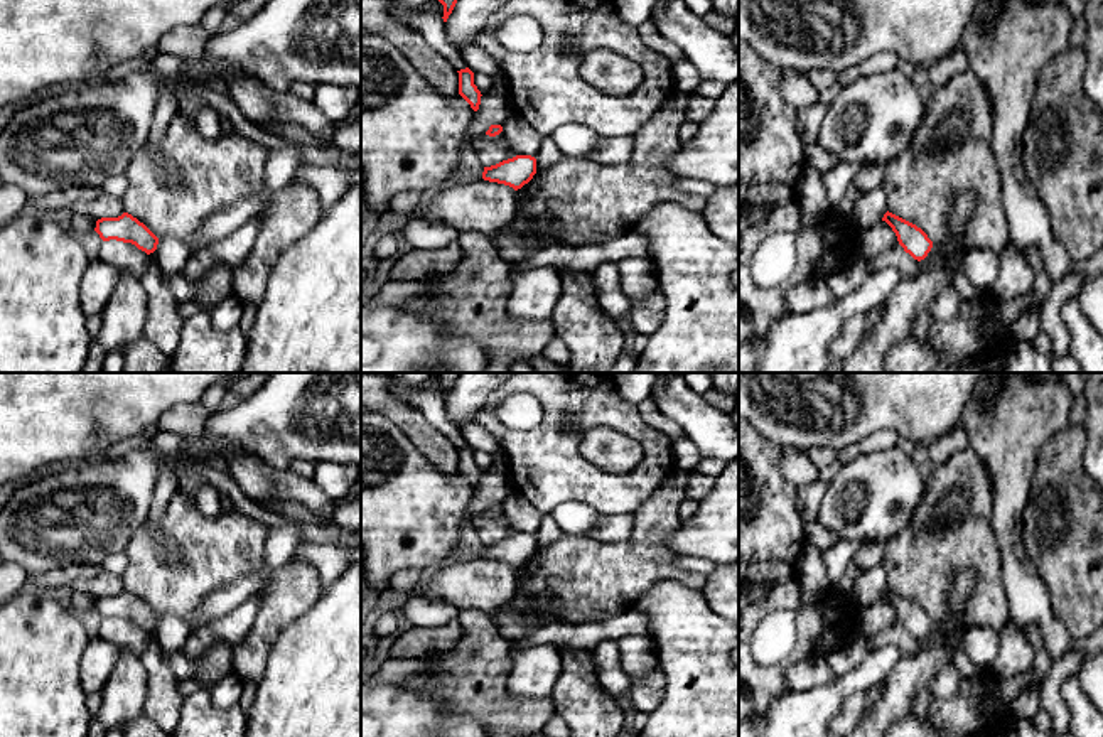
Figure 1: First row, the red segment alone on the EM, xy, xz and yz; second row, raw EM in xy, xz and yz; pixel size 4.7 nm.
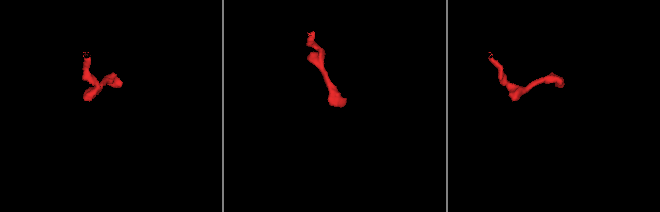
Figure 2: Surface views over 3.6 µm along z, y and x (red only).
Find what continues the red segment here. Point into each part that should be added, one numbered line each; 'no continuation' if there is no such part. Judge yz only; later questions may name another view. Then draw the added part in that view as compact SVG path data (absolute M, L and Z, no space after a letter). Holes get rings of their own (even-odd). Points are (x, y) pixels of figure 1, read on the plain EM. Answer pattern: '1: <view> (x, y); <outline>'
no continuation

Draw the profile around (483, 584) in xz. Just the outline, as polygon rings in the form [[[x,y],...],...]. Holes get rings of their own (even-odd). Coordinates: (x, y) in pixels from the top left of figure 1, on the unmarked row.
[[[479,557],[450,567],[439,567],[422,585],[428,599],[449,602],[459,611],[494,612],[511,604],[516,595],[516,568],[509,563]]]

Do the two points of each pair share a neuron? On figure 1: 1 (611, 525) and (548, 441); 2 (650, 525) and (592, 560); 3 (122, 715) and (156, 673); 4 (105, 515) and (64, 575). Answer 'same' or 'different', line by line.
1: different
2: same
3: different
4: different

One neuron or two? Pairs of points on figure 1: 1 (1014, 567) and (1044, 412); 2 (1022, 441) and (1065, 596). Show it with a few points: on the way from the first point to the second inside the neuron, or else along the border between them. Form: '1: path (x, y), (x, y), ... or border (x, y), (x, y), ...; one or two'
1: path (1011, 528), (1011, 451); one
2: border (1049, 439), (1039, 451), (1029, 501), (1022, 513); two

